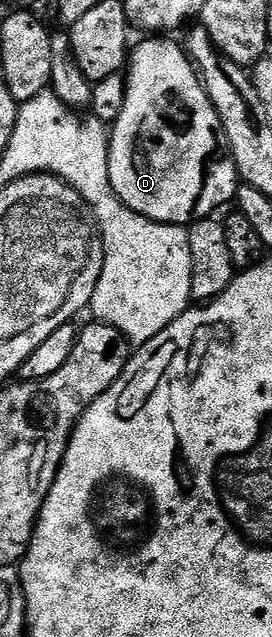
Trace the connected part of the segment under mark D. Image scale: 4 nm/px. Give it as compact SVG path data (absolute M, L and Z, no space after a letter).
M154 35L150 41L133 46L125 70L126 98L118 118L109 130L110 182L116 195L132 211L144 215L162 225L189 227L205 217L214 217L221 205L235 200L240 186L238 168L225 133L222 119L208 95L206 86L189 52L174 41L165 41L162 35Z

